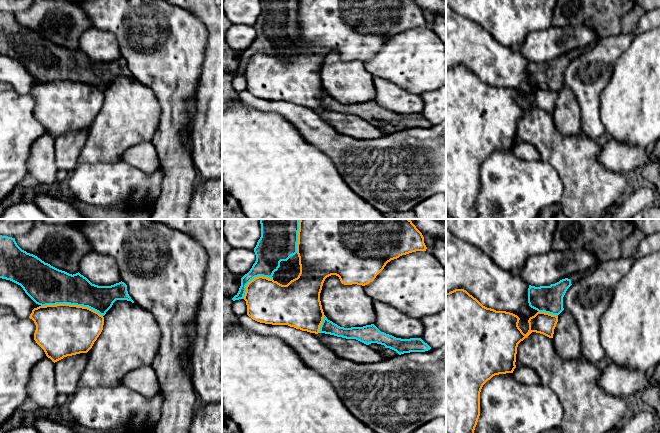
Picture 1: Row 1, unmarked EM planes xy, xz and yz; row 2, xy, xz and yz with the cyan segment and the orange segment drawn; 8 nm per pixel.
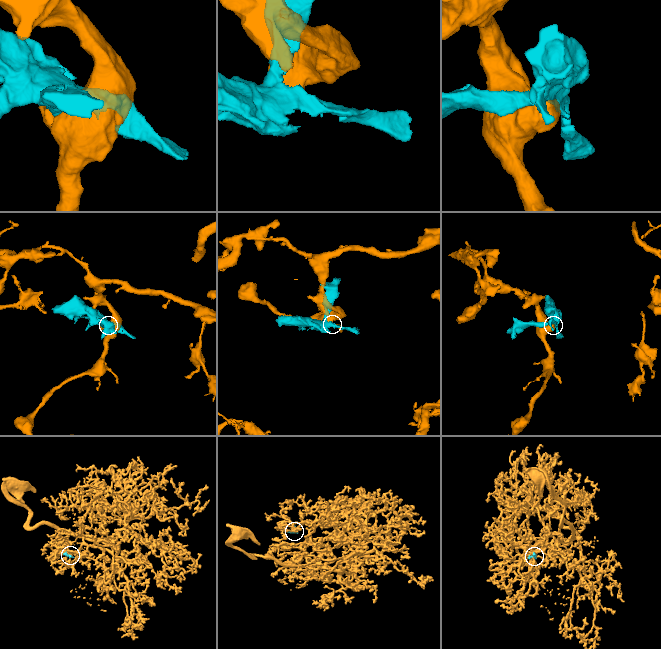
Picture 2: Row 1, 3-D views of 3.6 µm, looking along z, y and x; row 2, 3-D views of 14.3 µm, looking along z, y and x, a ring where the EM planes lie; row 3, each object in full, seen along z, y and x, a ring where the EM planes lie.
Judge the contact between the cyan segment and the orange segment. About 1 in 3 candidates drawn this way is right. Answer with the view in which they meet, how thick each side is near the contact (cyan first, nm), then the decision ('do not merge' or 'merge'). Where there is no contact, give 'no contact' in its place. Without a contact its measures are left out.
meets cyan in xy; 300 nm thick on the cyan side, 420 nm on the other; do not merge

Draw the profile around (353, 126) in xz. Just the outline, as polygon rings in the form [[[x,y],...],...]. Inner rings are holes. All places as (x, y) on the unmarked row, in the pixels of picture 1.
[[[318,109],[322,120],[336,131],[354,139],[378,139],[385,136],[375,126],[356,115],[346,115],[330,110]]]

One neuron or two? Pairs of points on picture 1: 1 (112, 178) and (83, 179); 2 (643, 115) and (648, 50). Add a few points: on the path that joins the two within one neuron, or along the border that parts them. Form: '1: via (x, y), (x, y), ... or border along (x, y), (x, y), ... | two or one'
1: via (105, 179), (90, 179) | one
2: via (643, 99), (648, 94), (648, 66) | one

